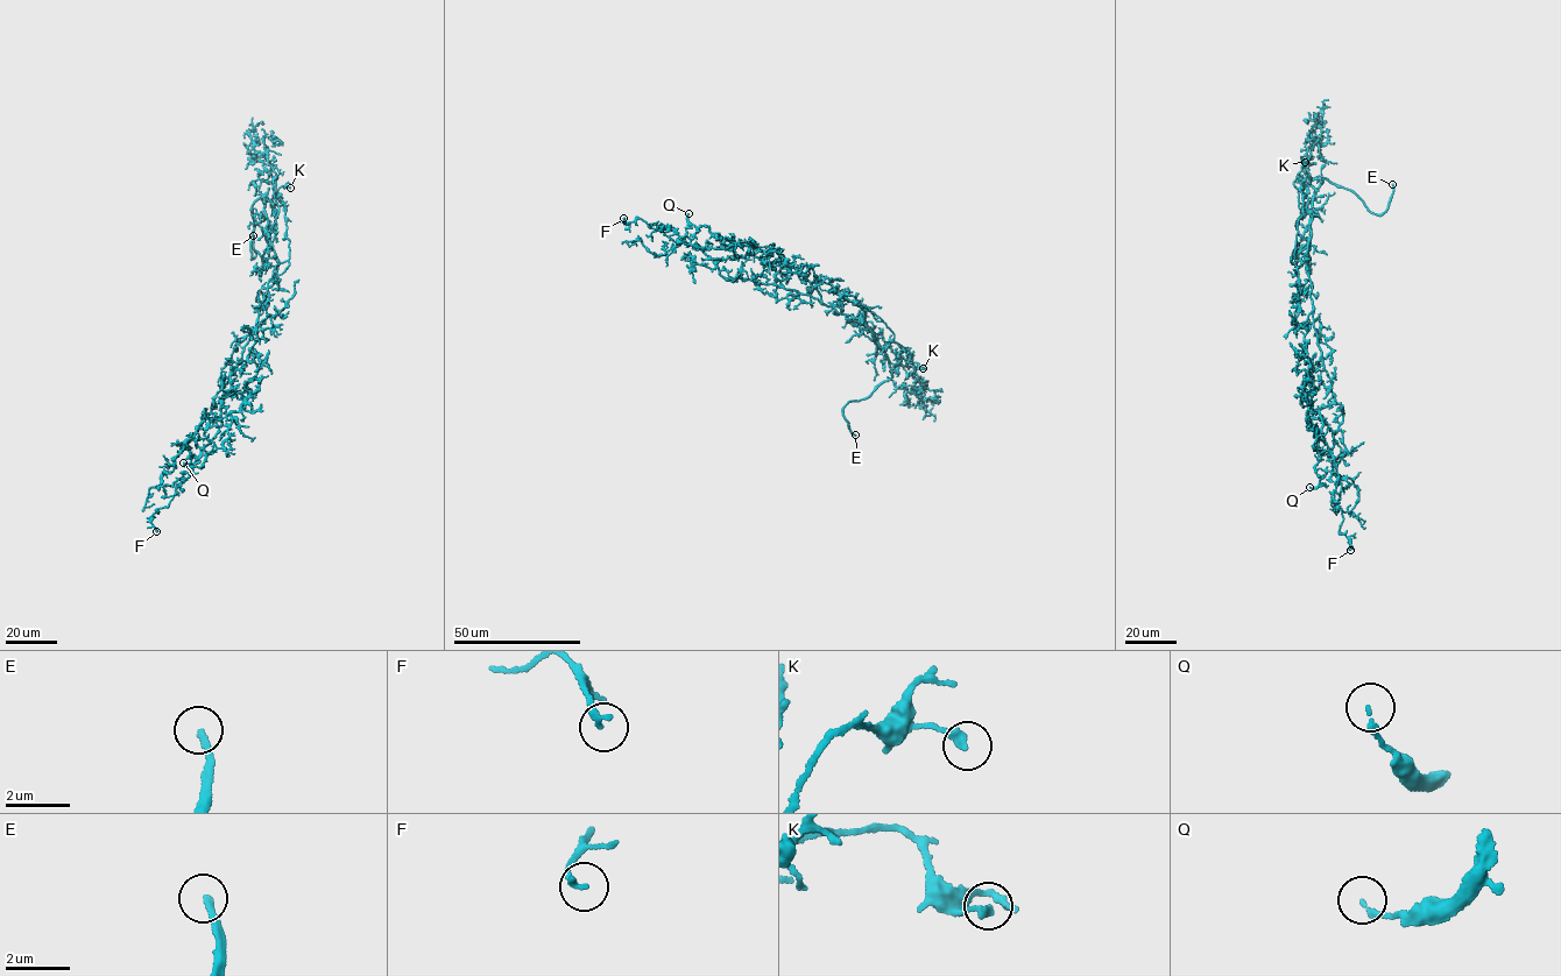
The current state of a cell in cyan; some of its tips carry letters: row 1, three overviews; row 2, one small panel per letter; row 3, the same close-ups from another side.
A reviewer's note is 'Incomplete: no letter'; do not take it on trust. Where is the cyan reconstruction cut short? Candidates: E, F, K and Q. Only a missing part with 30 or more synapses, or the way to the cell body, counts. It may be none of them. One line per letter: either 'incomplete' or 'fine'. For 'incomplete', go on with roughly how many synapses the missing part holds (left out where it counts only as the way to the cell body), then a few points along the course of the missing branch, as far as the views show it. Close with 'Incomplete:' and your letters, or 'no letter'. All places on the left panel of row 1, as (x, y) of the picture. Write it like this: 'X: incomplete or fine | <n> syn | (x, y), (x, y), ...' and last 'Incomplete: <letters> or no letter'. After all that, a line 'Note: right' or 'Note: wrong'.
E: incomplete | (253, 235), (239, 186), (225, 165), (210, 129), (210, 115)
F: fine
K: fine
Q: fine
Incomplete: E
Note: wrong

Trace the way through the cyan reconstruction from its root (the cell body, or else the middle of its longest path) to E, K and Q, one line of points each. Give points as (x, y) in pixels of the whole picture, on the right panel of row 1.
E: (1312, 302), (1306, 255), (1313, 191), (1325, 177), (1348, 189), (1367, 210), (1379, 214), (1388, 207), (1392, 184)
K: (1312, 302), (1306, 264), (1293, 254), (1305, 162)
Q: (1312, 302), (1302, 394), (1321, 454), (1314, 471), (1321, 476), (1316, 487), (1309, 487)

